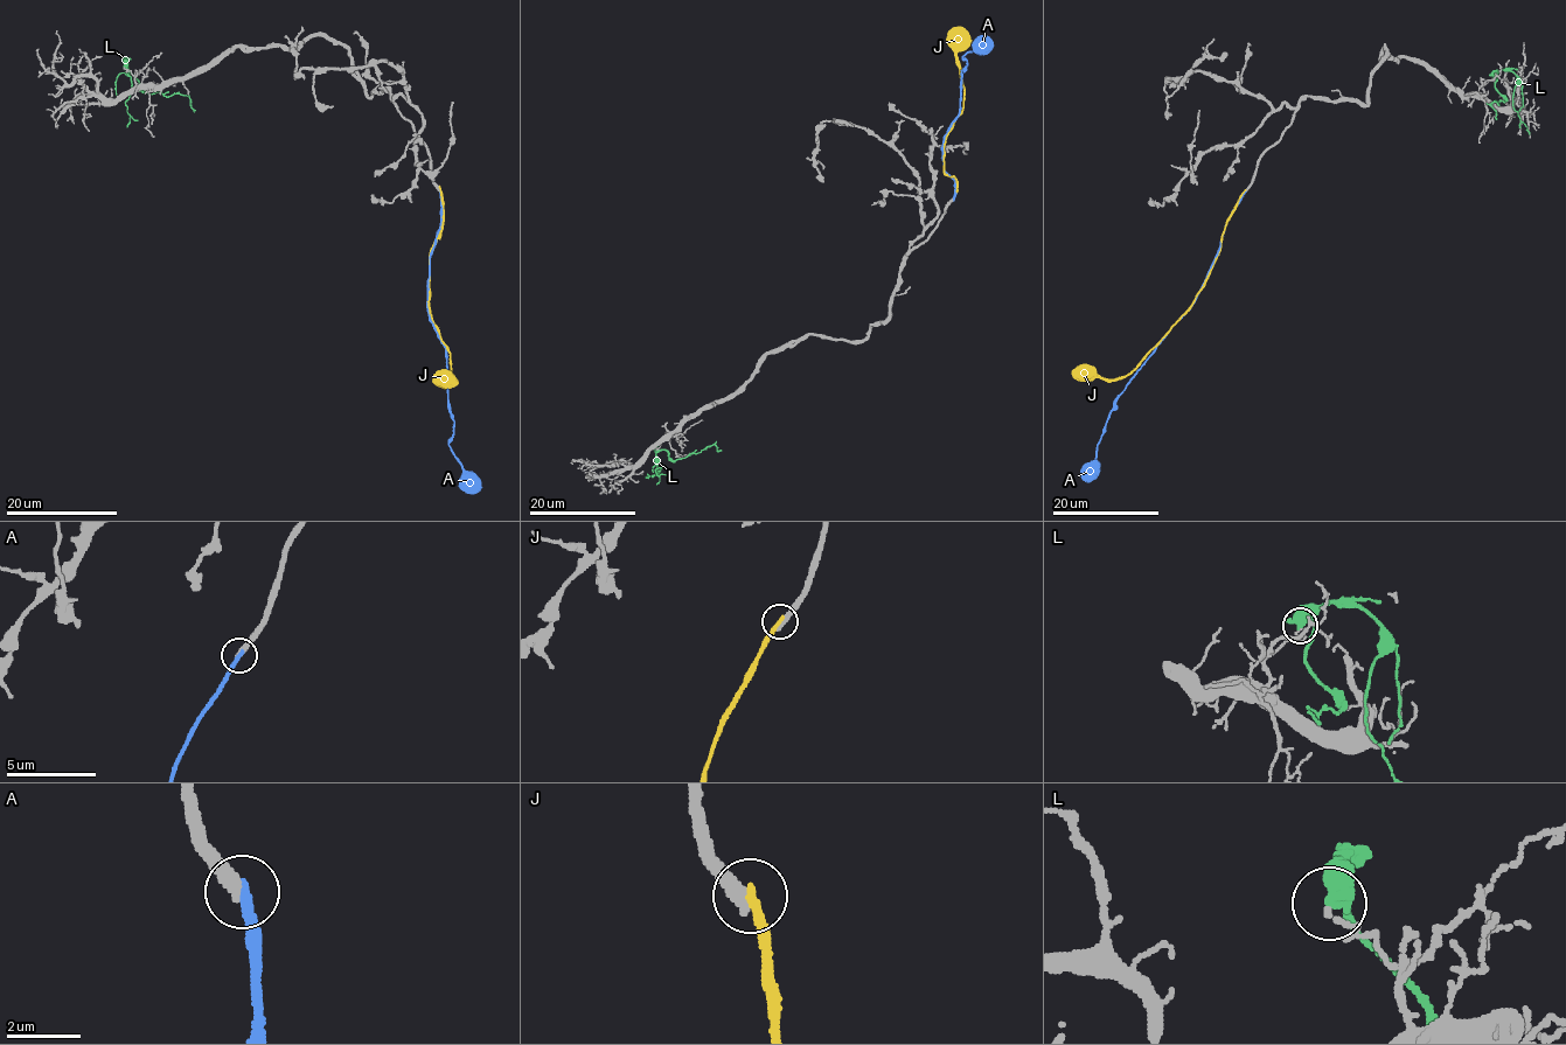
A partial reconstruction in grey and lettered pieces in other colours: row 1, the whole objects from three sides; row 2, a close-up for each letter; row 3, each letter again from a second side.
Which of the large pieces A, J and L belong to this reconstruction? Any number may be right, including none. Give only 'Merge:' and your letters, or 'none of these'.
Merge: none of these

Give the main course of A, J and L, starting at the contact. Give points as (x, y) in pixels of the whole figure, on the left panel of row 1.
A: (439, 189), (429, 319), (445, 348), (453, 422), (449, 447), (473, 493)
J: (439, 188), (443, 225), (430, 259), (430, 318), (449, 353), (451, 377), (445, 385), (443, 383), (449, 377)
L: (124, 67), (148, 93), (187, 96), (195, 110)

